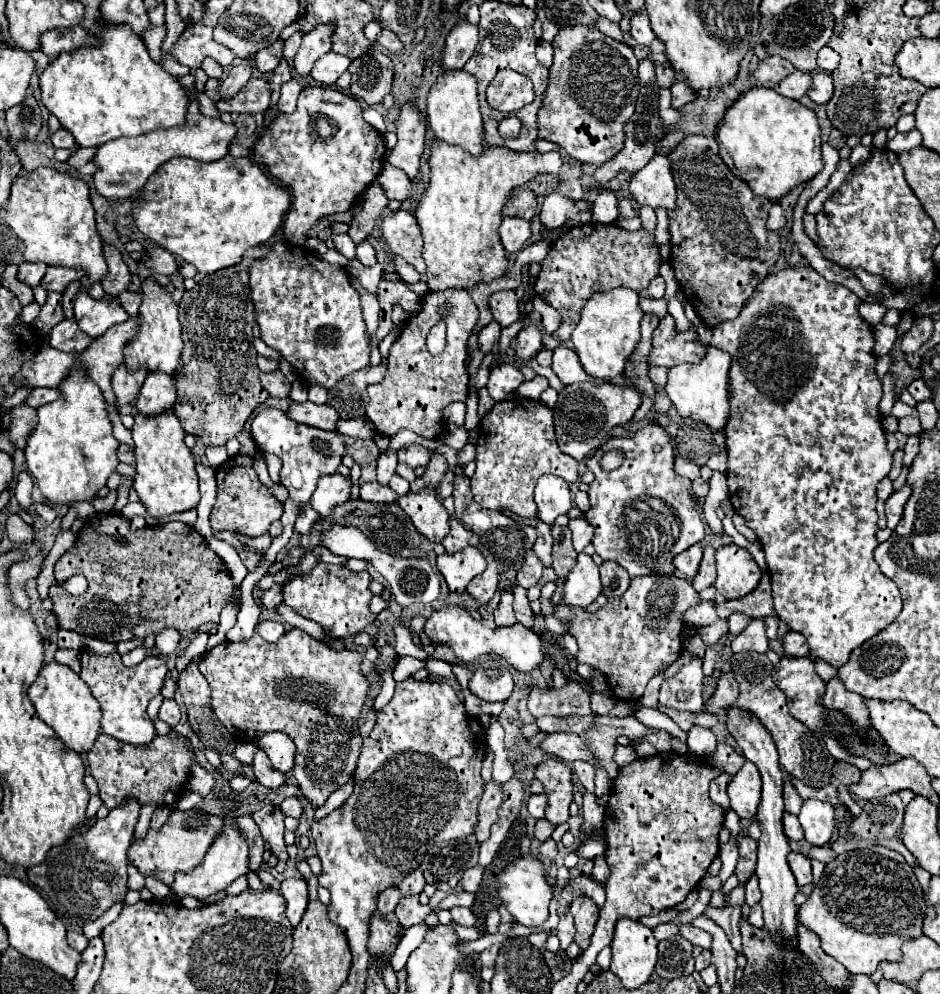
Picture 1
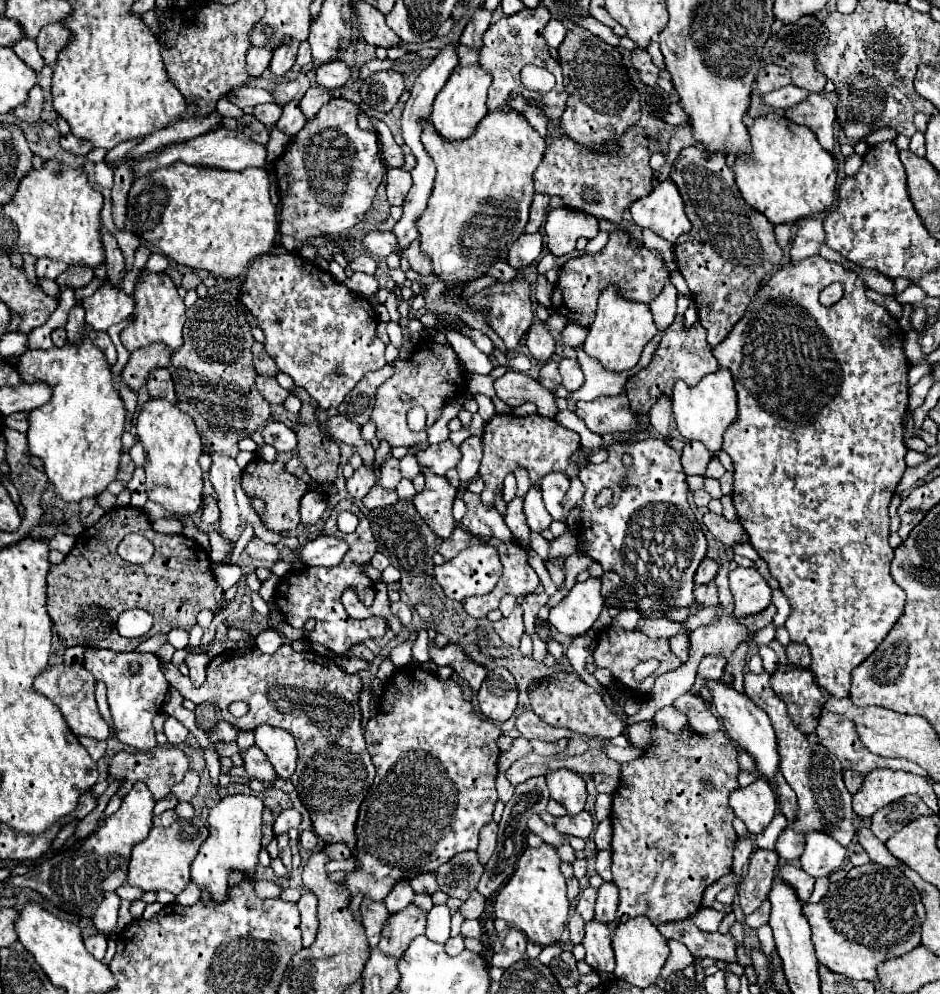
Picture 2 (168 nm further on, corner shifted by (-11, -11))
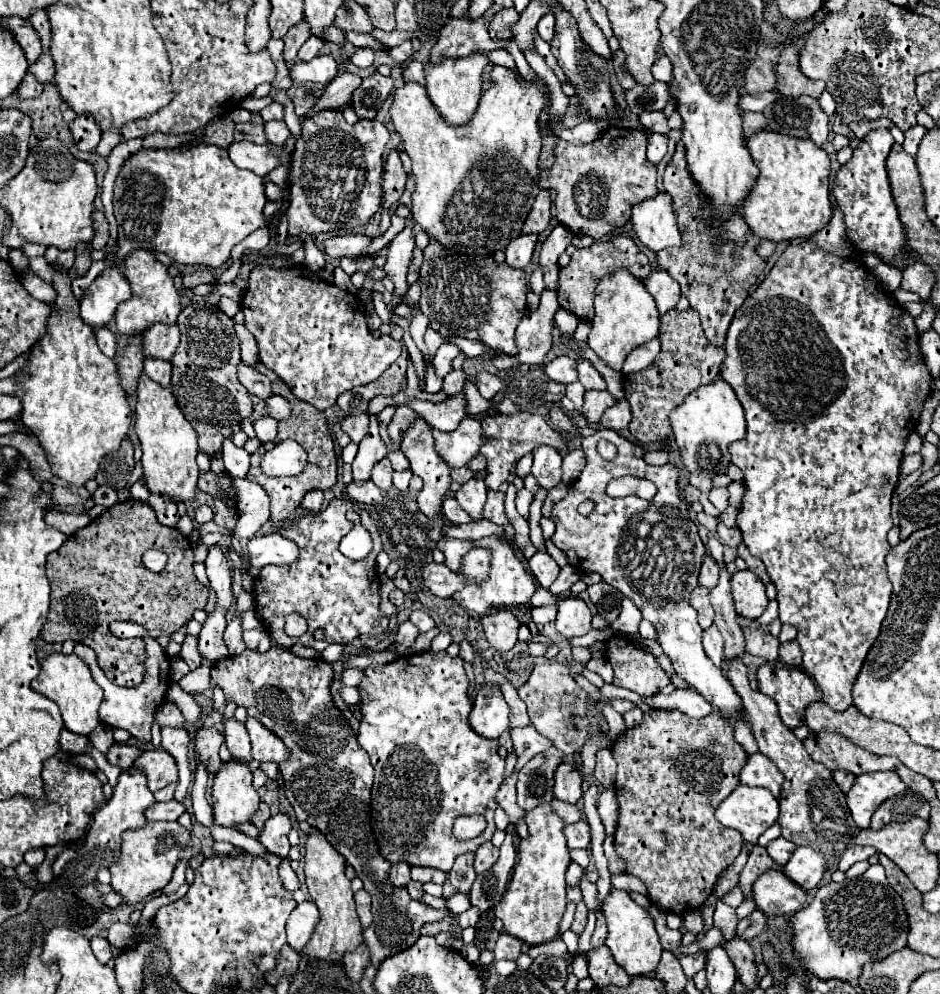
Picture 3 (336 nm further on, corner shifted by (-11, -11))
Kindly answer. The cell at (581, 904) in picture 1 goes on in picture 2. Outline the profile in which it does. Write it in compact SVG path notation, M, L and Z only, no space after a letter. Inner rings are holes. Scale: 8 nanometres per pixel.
M593 921L587 923L583 947L587 951L585 961L597 973L613 973L615 957L613 957L613 949L611 949L611 931L607 925L593 923Z

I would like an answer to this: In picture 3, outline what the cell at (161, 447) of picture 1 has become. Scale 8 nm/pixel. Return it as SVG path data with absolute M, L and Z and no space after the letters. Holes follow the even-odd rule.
M141 375L137 393L139 395L135 405L135 433L143 449L141 463L147 489L155 495L165 495L175 503L195 499L199 479L199 467L195 463L199 449L195 429L183 417L171 389L165 389L159 383L151 381L147 375Z

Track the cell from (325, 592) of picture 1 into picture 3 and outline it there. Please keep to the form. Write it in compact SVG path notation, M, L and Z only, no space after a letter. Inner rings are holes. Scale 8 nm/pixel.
M333 499L325 509L315 515L305 515L297 525L287 525L279 529L281 535L301 543L301 559L293 565L267 565L255 579L255 607L259 617L265 621L267 631L273 641L283 647L293 647L295 643L323 651L331 643L351 643L357 637L379 637L385 633L389 619L379 613L379 575L375 571L375 557L381 551L381 539L369 513L359 509L353 501ZM347 511L357 511L361 525L373 537L373 549L363 561L347 559L339 551L339 541L353 529L353 523L345 519ZM299 613L307 619L309 629L301 637L289 637L285 633L285 617ZM315 629L325 631L325 639L317 641L313 637Z

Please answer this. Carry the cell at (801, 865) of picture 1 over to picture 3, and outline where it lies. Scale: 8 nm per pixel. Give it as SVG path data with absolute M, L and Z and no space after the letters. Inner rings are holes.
M767 871L761 875L753 885L753 897L757 909L765 915L793 915L799 911L807 901L807 891L795 887L783 871Z

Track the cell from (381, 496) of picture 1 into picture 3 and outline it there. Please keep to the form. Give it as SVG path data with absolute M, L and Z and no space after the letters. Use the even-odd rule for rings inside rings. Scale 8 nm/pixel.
M363 481L363 483L349 483L347 485L347 495L357 501L357 503L365 503L365 505L375 505L379 501L385 499L385 491L375 487L375 483L371 481Z

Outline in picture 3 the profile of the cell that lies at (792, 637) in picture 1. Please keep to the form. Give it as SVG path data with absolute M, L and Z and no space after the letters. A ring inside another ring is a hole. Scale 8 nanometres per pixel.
M789 641L789 643L781 643L779 645L779 657L781 661L785 661L791 667L801 667L801 647L797 641Z

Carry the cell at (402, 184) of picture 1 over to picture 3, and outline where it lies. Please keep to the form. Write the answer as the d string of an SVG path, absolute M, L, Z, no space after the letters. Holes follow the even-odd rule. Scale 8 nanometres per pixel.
M391 151L387 157L385 175L383 175L383 201L387 207L399 203L399 197L405 191L405 183L407 183L407 173L401 165L399 153Z

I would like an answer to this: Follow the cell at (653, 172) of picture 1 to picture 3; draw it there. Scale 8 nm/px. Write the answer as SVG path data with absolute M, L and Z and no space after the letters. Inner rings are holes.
M659 193L633 207L631 225L643 245L651 251L681 245L681 231L677 227L673 199L667 193Z

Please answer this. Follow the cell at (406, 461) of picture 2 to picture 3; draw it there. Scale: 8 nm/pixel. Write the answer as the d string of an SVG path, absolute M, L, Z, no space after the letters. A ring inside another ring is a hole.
M391 451L391 453L387 455L387 459L391 461L391 465L393 465L395 471L405 471L405 469L409 469L409 461L407 461L407 457L403 455L403 451Z

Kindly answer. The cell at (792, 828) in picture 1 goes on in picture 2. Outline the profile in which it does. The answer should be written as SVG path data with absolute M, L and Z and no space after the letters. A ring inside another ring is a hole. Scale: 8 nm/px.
M787 827L779 835L779 839L775 843L775 851L779 853L779 857L783 861L795 861L803 853L803 843L805 843L805 837L803 835L795 835L795 831L791 827Z

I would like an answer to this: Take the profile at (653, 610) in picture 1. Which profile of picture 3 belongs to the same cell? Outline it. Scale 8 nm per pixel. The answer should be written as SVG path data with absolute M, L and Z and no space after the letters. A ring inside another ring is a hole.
M615 635L605 643L605 657L613 667L613 685L631 689L639 695L655 695L671 683L669 673L659 665L653 653Z

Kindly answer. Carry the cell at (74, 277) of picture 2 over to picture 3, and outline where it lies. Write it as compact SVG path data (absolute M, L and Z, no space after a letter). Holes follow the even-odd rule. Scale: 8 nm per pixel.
M79 243L77 245L77 249L75 249L75 253L77 253L75 265L67 271L67 275L71 275L73 279L77 279L77 277L83 277L89 271L89 267L91 267L89 251L91 251L91 245L85 245L85 243Z

